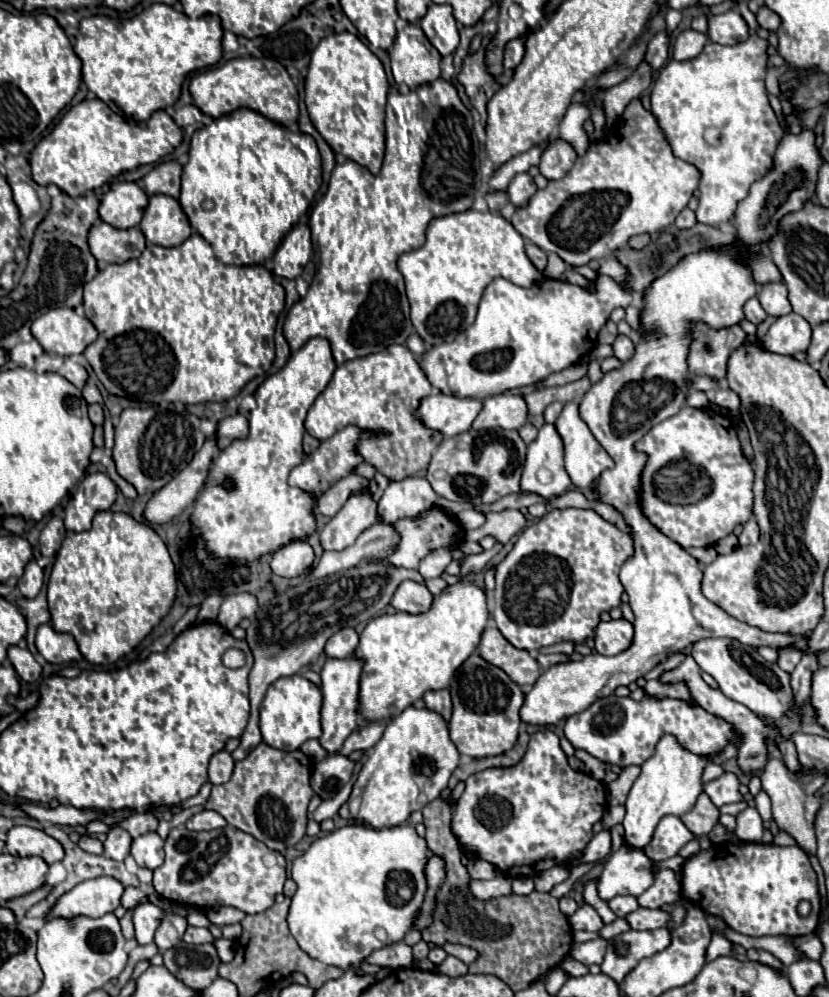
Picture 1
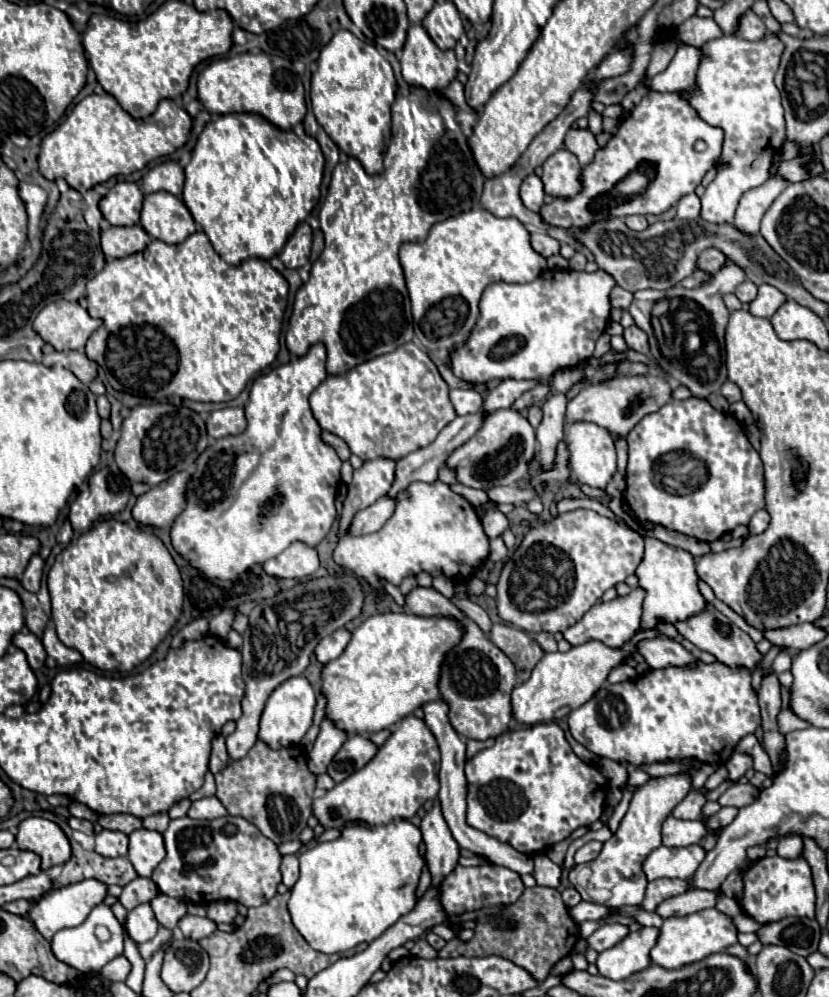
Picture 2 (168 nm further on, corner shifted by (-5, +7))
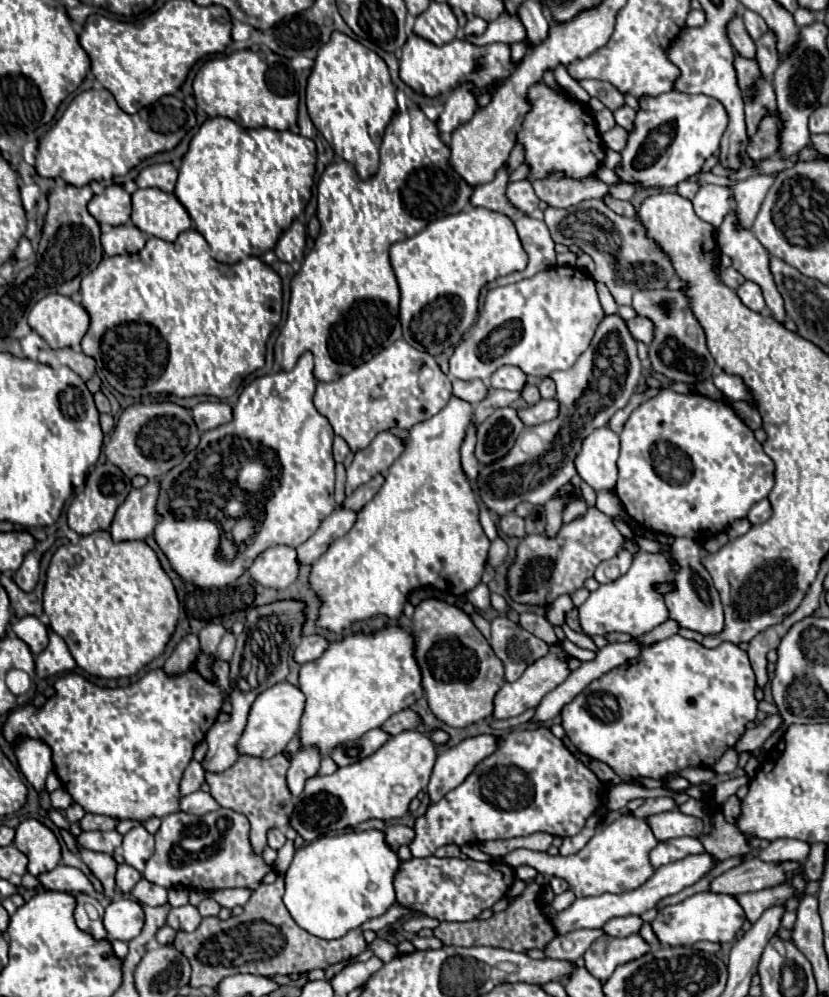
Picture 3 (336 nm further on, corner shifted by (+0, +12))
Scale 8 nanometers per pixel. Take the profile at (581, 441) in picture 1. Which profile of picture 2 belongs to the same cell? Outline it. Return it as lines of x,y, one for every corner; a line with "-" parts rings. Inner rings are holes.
575,421
575,423
567,425
565,441
567,441
567,451
571,453
569,465
571,465
571,471
577,475
579,483
589,485
589,487
597,487
597,489
605,489
617,469
615,443
613,443
613,437
609,435
609,431
605,431
603,427
599,427
595,423

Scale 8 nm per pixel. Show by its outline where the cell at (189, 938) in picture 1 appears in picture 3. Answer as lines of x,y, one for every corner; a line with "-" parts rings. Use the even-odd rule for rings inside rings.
192,904
172,908
168,912
168,920
166,920
168,926
172,926
174,930
184,930
184,932
194,932
200,922
202,922
202,916
200,916
198,908

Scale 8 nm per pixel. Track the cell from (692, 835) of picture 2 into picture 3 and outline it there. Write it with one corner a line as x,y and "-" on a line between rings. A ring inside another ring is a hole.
670,810
662,814
654,814
646,818
650,830
654,832
656,840
670,840
678,836
700,836
702,834
702,820
694,816
686,816
680,810

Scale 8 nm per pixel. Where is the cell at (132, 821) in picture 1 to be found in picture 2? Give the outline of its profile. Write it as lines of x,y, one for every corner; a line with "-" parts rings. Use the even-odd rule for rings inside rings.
101,815
97,821
103,829
113,829
113,831
123,831
123,833
133,833
135,829
143,827
143,819
135,815

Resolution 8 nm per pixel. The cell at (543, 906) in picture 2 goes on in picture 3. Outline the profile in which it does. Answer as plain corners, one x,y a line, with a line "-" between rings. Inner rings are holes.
536,882
528,884
526,890
508,906
504,912
496,912
488,920
470,920
470,922
440,922
434,930
434,936
440,938
444,944
452,946
496,946
514,952
526,952
530,948
544,948
548,940
554,938
554,930
550,920
542,914
538,902
540,886

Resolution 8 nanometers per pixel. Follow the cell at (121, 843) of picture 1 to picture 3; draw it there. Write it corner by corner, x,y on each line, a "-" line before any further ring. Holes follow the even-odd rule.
110,830
110,832
82,832
76,838
76,842
82,848
94,850
94,852
112,854
122,844
122,836
116,830

